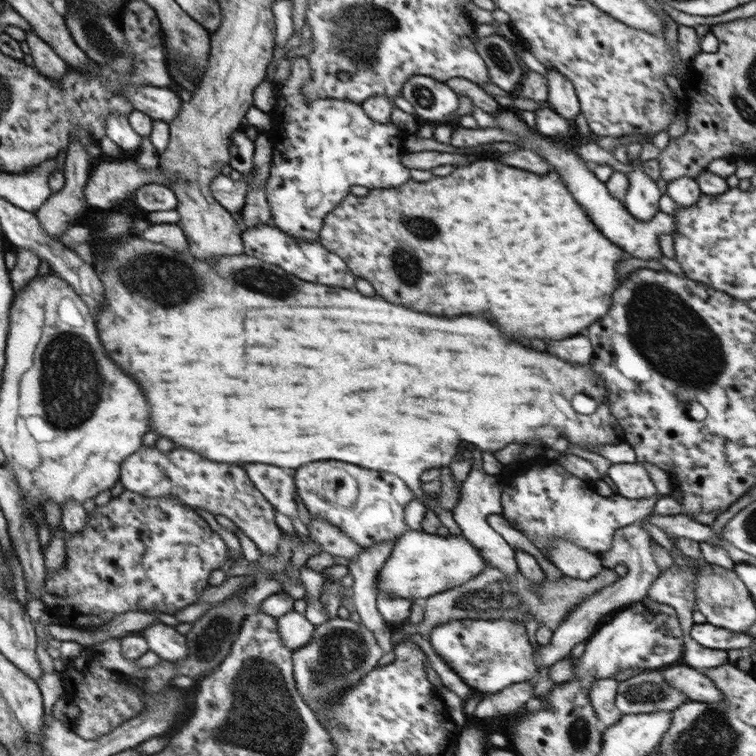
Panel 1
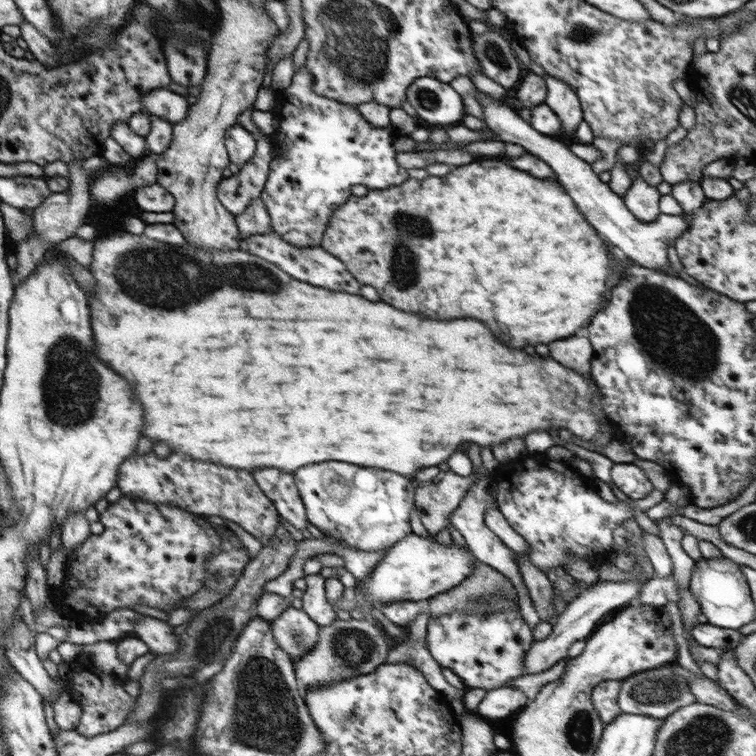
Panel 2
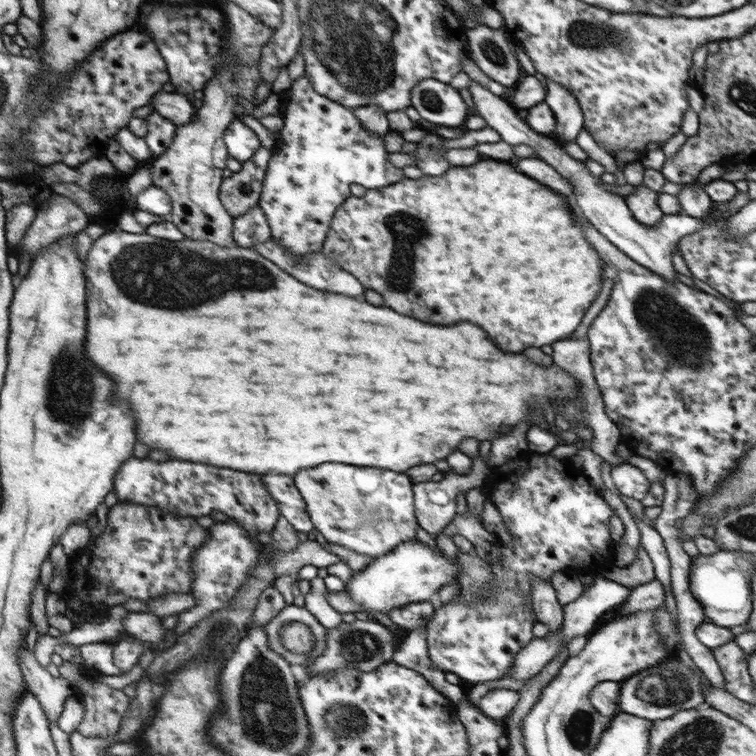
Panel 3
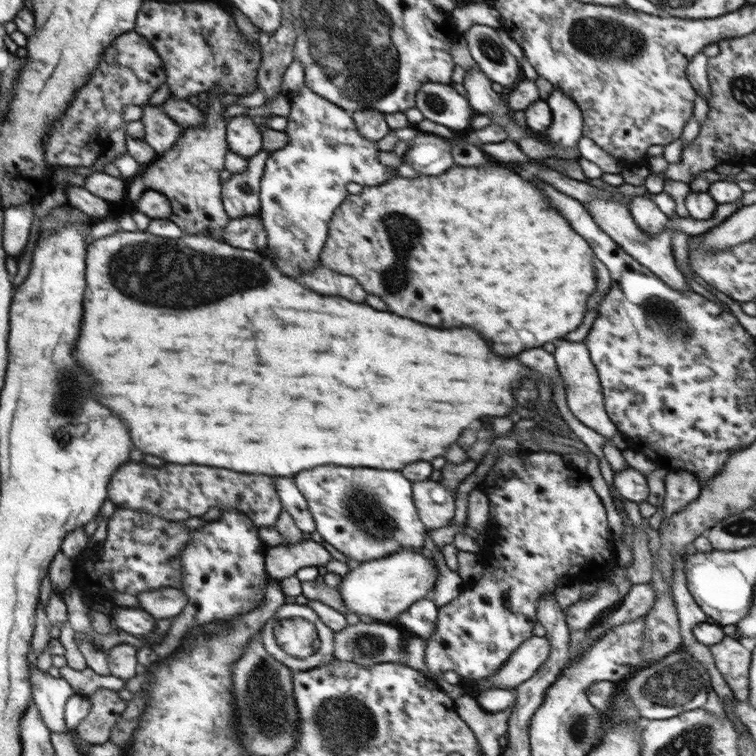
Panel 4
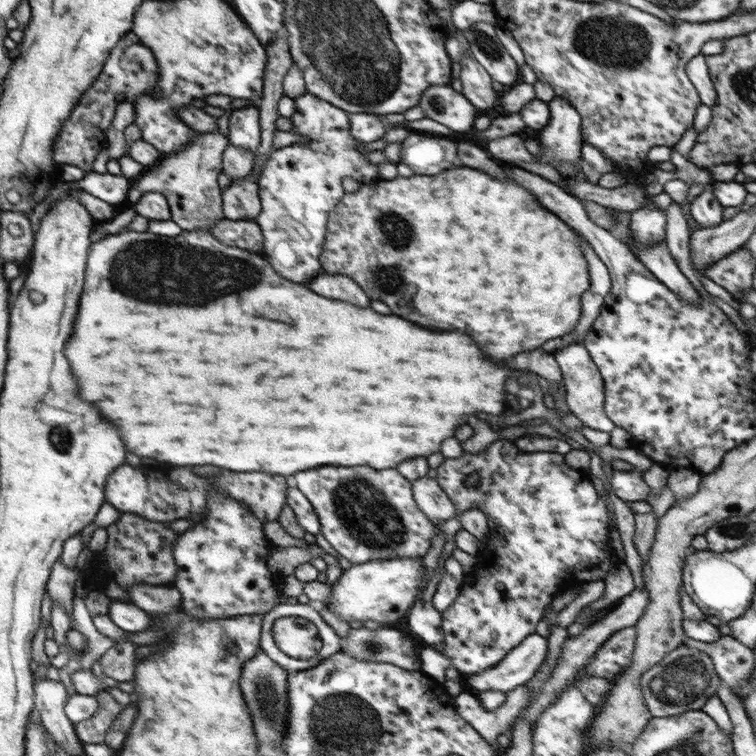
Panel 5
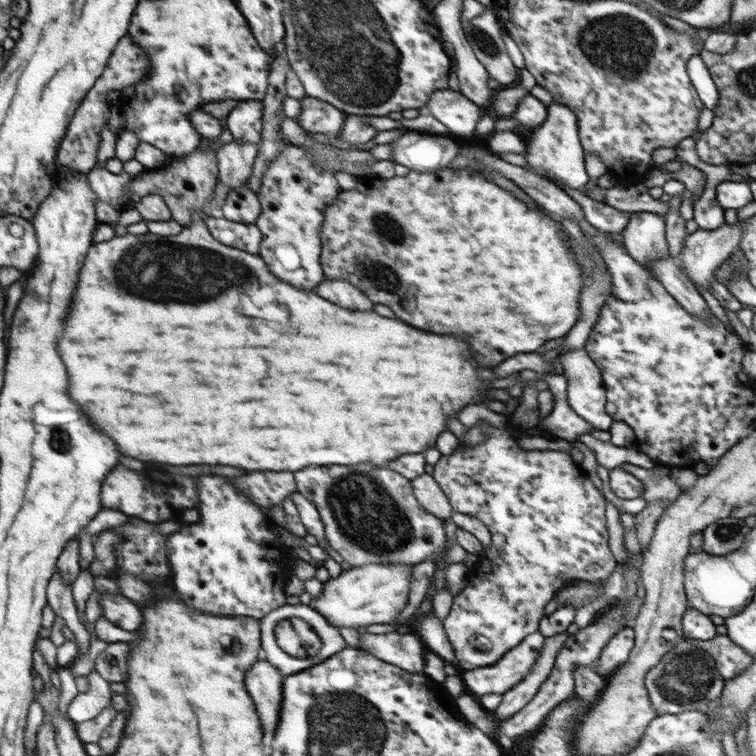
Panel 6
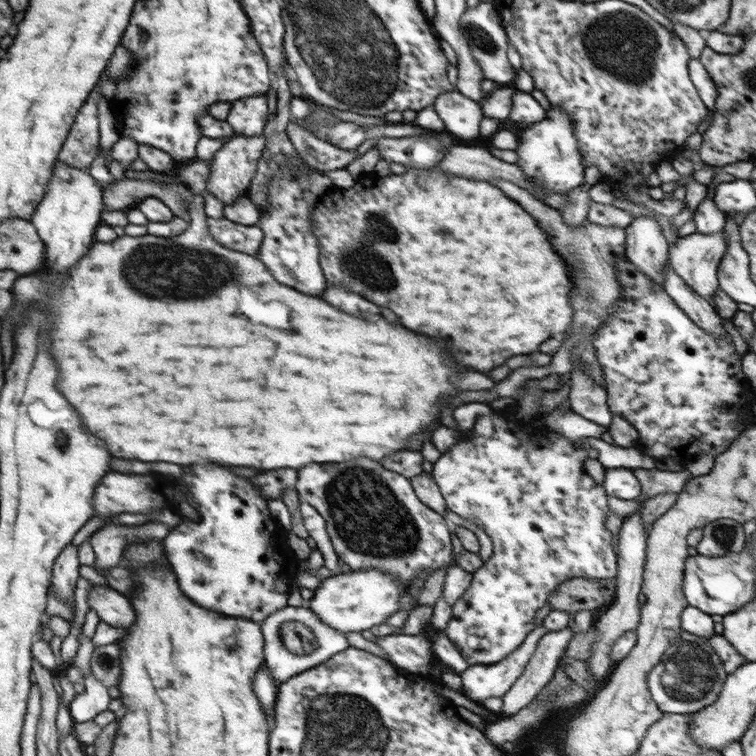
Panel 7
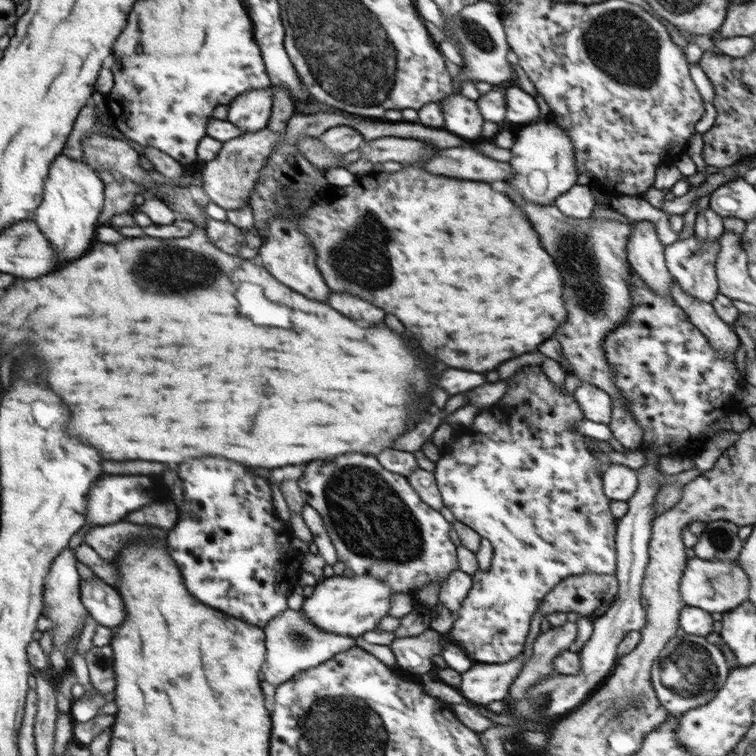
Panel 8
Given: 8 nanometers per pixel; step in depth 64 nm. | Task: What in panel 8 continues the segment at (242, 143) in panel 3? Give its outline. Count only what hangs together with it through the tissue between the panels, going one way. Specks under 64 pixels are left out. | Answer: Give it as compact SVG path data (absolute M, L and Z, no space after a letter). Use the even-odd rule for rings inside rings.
M250 90L234 97L228 107L227 120L242 129L244 133L255 133L266 128L270 110L273 107L273 91Z

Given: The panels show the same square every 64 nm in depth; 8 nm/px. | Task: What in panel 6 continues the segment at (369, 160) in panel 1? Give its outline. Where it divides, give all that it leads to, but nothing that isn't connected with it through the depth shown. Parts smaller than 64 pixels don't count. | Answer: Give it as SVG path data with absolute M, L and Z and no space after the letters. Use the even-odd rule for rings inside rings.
M306 96L300 101L302 102L302 112L296 120L307 133L319 132L330 138L341 139L341 130L346 120L341 110L310 96ZM288 145L279 151L278 156L271 162L268 170L264 173L262 186L259 190L259 201L261 213L256 219L255 225L261 230L263 239L259 248L259 256L267 264L270 272L282 282L288 282L302 290L314 290L318 284L324 281L323 268L321 265L321 226L324 220L323 210L326 205L332 204L337 194L342 191L337 183L335 172L342 171L350 173L359 180L373 179L373 176L366 175L364 171L357 171L359 163L345 162L341 166L329 166L325 158L317 158L316 154L310 154L303 147Z

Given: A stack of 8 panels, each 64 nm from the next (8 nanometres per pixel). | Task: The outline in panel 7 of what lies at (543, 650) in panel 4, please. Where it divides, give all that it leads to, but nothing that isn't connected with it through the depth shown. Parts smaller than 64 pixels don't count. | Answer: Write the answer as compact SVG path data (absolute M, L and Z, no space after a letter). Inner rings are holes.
M538 625L504 660L493 665L472 665L459 673L461 692L479 704L487 698L503 698L524 672L530 657L535 653L538 641L547 631L543 625Z

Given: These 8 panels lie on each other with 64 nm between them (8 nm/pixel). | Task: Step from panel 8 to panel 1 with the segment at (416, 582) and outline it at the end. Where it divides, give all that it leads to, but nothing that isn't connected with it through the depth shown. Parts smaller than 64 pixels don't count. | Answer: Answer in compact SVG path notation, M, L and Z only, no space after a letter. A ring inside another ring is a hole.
M312 462L295 470L293 479L297 494L302 498L311 516L323 518L326 522L337 526L348 535L348 538L366 549L387 540L395 540L409 530L405 523L405 509L416 496L409 486L395 474L365 469L361 466L350 466L346 462Z

